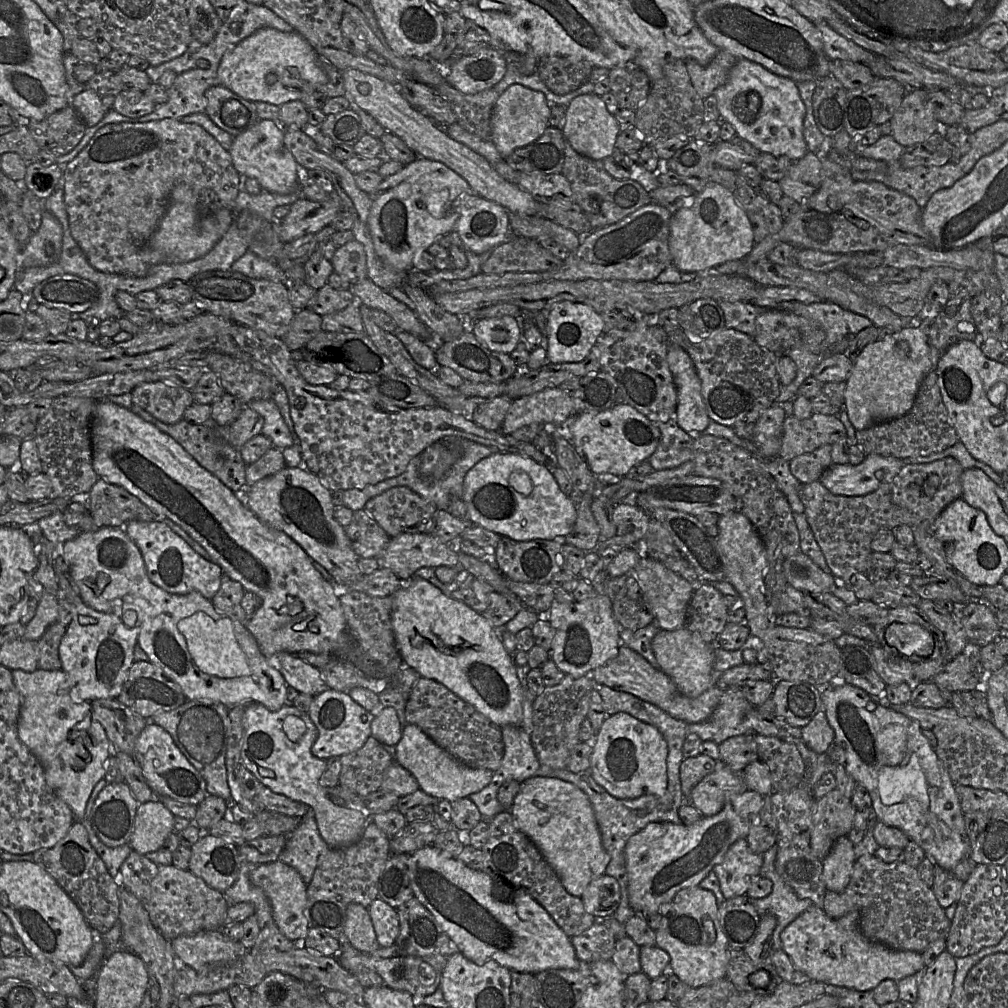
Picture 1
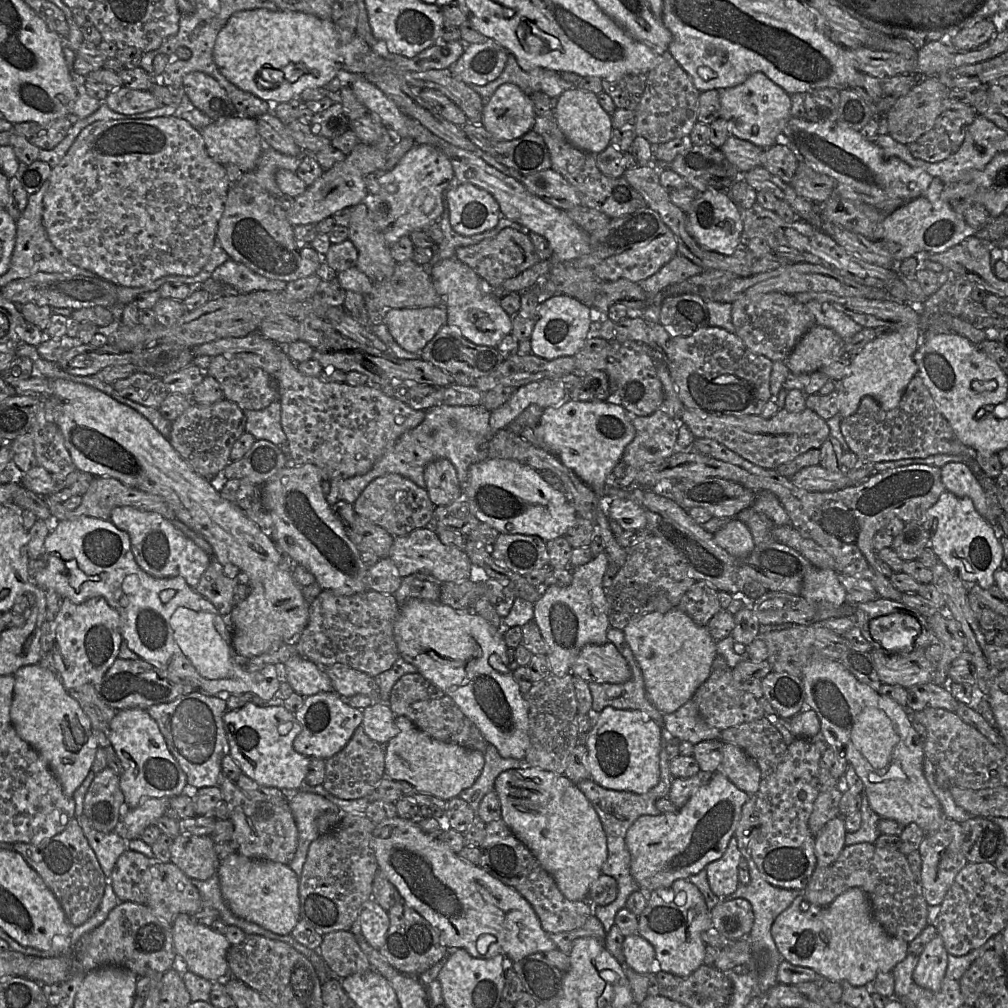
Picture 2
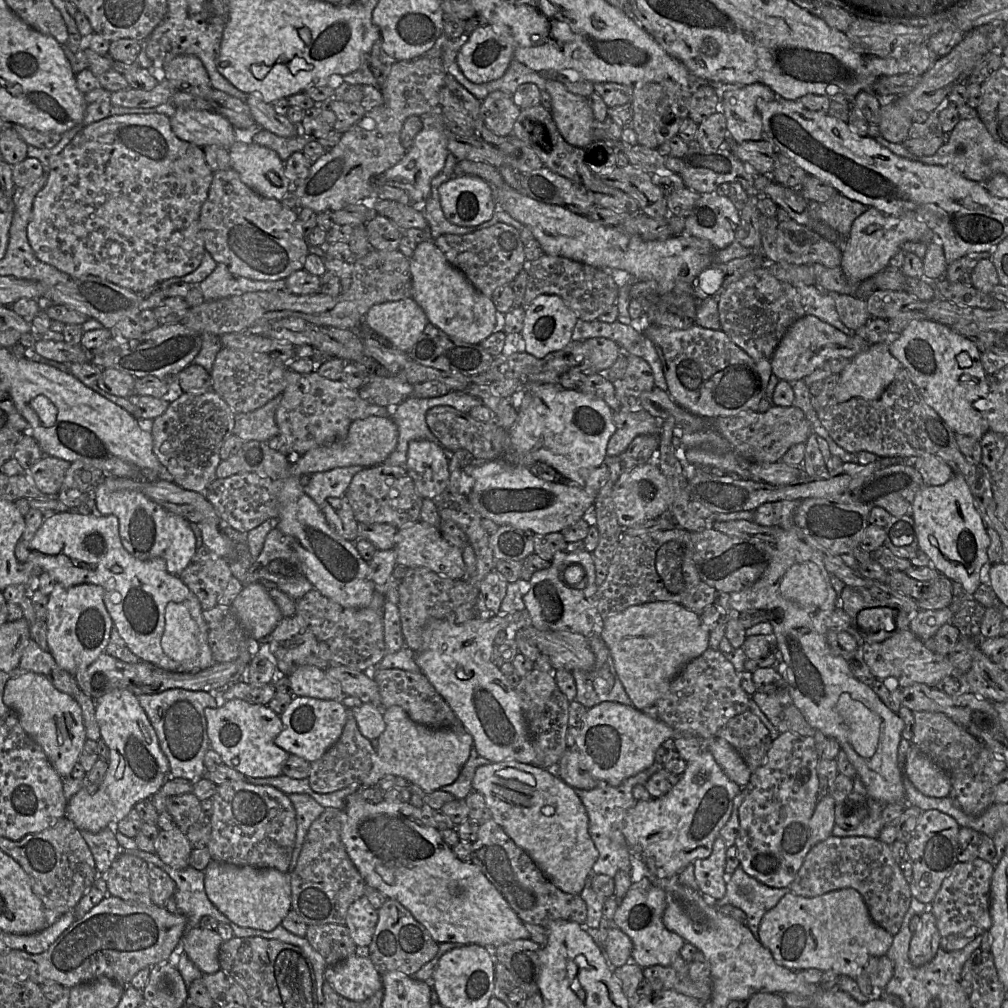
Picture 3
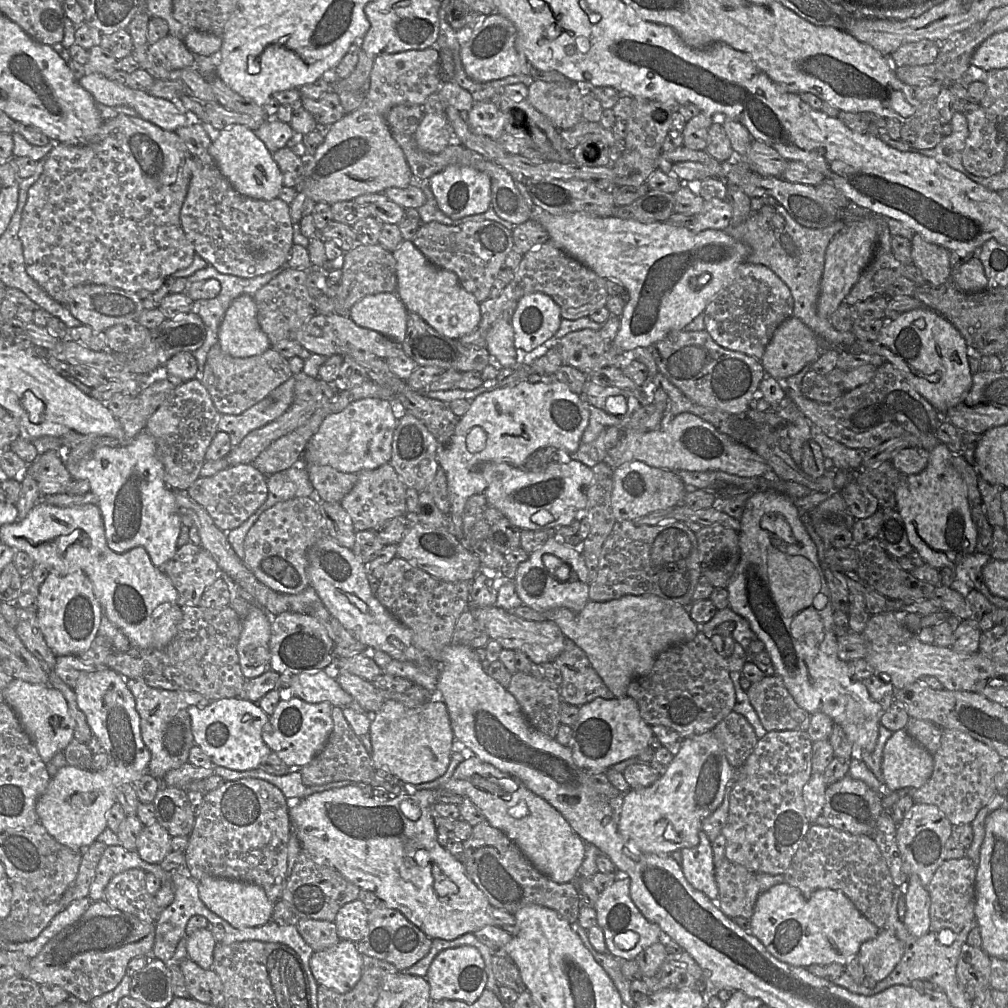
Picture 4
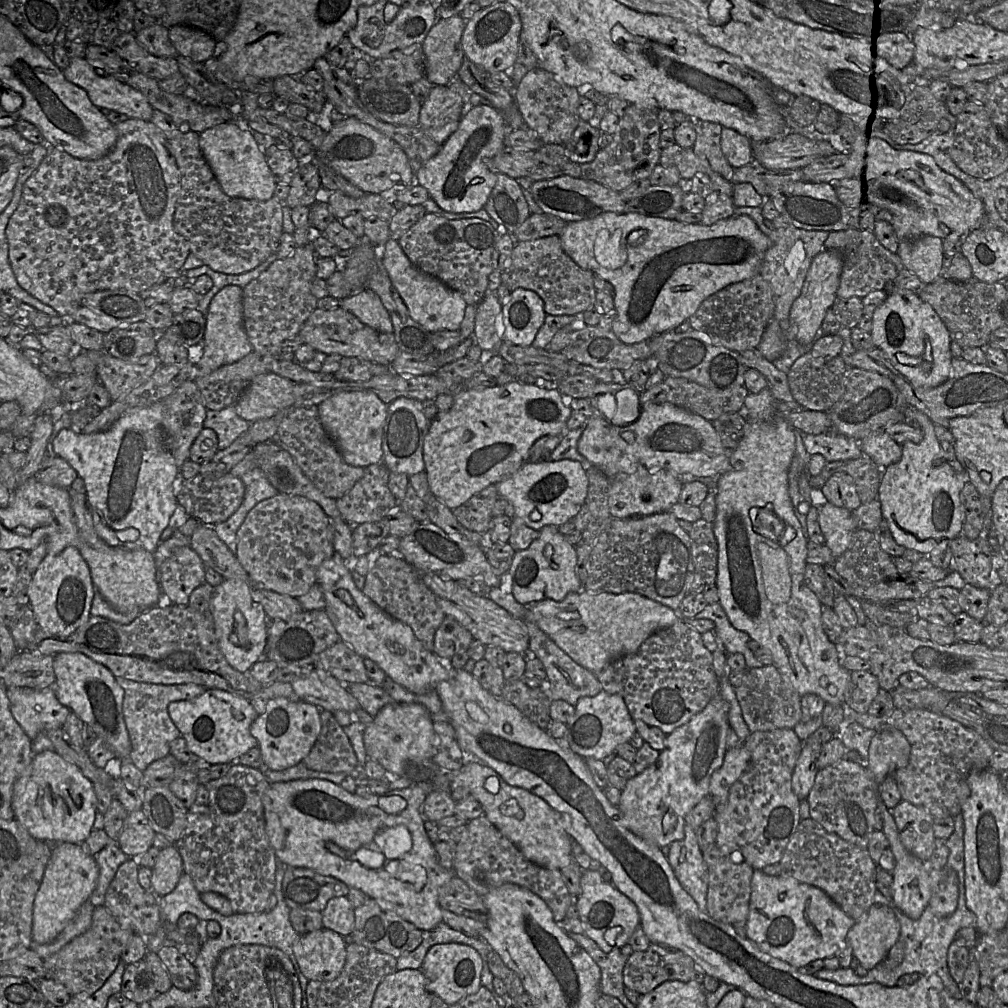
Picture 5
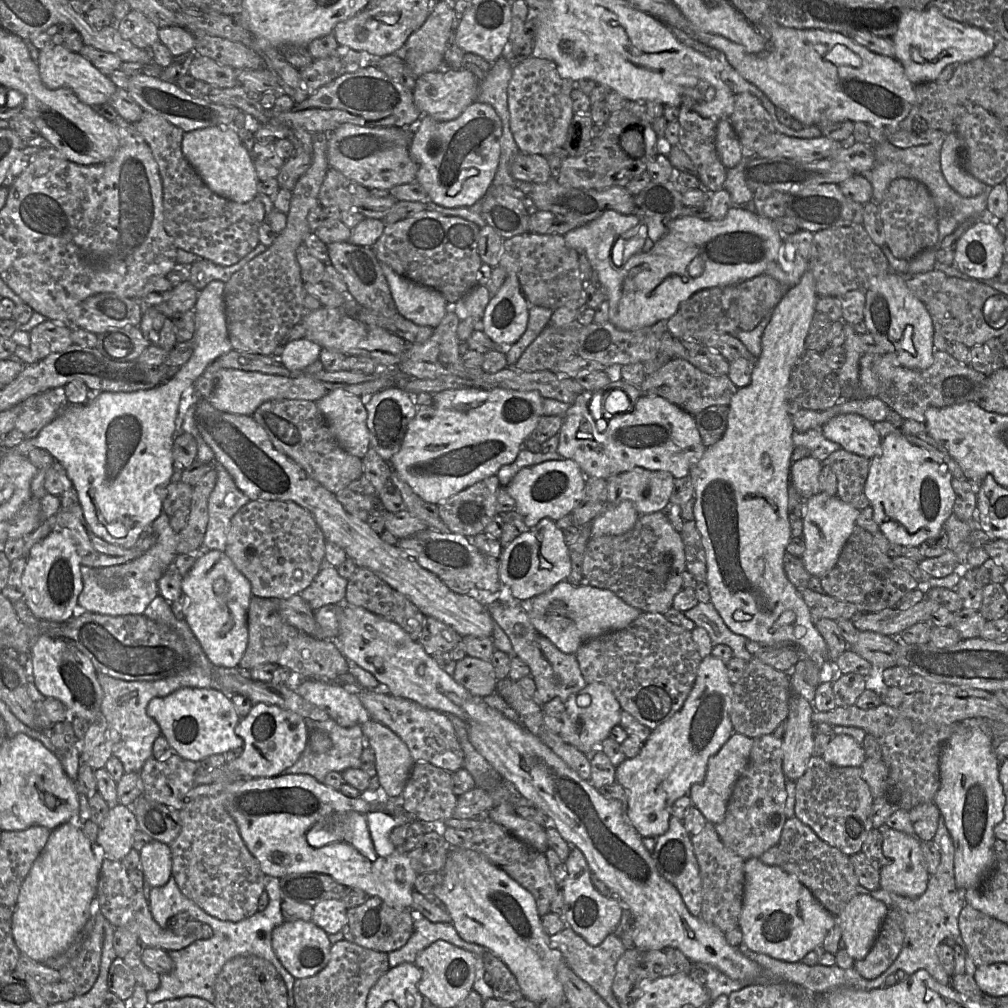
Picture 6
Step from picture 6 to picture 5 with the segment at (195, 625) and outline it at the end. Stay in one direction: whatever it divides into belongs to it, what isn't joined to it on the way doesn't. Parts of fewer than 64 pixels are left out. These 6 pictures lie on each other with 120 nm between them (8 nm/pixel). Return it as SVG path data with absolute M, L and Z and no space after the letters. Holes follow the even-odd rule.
M239 579L221 580L214 586L209 611L219 648L226 660L235 670L249 673L253 664L265 658L270 624L263 607L254 599L251 585Z

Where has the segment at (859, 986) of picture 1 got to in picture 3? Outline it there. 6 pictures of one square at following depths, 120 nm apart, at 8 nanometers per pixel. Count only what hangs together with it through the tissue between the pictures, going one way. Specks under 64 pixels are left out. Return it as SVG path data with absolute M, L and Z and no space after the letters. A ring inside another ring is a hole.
M843 888L814 898L793 892L785 894L774 908L764 914L758 930L758 940L771 952L777 963L791 970L816 968L822 972L830 970L856 979L865 971L871 957L887 954L893 943L893 935L871 919L864 899L857 890Z

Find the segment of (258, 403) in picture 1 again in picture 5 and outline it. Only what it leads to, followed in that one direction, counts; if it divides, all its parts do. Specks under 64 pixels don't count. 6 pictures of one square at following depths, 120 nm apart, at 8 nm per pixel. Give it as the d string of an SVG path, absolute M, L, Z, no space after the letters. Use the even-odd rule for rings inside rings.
M232 406L218 411L207 410L203 425L217 434L218 449L223 450L245 433L251 424L242 419Z

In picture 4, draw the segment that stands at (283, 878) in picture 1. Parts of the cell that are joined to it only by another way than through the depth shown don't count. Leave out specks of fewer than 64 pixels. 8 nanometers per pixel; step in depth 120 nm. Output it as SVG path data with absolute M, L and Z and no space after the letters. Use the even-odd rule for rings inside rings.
M205 876L199 881L199 895L212 912L235 928L262 926L272 919L274 903L267 898L263 888L254 883Z

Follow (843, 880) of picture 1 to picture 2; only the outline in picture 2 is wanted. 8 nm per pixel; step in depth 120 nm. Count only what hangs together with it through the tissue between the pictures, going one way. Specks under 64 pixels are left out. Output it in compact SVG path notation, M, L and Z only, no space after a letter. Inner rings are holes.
M841 815L828 821L814 838L817 865L832 864L840 855L845 844L846 829Z

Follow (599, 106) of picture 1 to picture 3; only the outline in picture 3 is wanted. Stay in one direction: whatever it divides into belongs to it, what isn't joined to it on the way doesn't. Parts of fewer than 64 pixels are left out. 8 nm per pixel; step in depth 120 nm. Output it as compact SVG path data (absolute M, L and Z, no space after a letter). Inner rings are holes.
M548 80L546 90L551 96L551 112L557 128L564 139L571 145L585 148L593 142L593 130L598 124L587 97L574 94L560 82Z

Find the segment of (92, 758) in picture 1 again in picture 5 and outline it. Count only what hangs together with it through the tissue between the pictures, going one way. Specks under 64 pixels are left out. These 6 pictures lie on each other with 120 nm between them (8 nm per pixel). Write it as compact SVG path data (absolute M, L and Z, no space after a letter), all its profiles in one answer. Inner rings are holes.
M10 687L7 689L7 697L13 717L31 740L48 730L61 728L71 712L59 702L52 688Z

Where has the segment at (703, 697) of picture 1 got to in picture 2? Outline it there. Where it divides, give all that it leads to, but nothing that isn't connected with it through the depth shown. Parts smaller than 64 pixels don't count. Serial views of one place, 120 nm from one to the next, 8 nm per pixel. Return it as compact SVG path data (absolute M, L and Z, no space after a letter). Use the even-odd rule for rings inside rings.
M614 644L585 645L572 664L570 674L586 682L619 684L631 676L630 667Z

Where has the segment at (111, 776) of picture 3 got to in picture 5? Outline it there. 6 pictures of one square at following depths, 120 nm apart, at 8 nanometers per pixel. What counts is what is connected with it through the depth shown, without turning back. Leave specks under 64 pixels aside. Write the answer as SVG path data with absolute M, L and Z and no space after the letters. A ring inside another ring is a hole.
M62 652L54 656L53 668L55 683L52 687L59 702L76 714L86 725L90 726L97 737L101 738L115 754L117 762L128 760L131 742L123 716L124 691L116 677L105 666L80 653ZM53 750L35 753L29 767L13 785L12 810L14 819L39 841L82 844L93 830L97 812L97 799L93 783L74 764L67 762Z

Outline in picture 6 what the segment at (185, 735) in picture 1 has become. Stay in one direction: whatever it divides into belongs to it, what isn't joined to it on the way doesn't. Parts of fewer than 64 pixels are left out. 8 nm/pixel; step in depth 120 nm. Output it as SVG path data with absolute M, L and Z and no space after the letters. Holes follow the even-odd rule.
M189 668L189 673L156 681L126 681L97 673L103 690L101 706L102 718L107 722L112 740L112 754L123 764L125 773L139 772L146 760L152 757L152 747L156 738L161 736L157 722L147 715L147 705L155 697L165 697L178 689L212 688L221 686L203 668Z

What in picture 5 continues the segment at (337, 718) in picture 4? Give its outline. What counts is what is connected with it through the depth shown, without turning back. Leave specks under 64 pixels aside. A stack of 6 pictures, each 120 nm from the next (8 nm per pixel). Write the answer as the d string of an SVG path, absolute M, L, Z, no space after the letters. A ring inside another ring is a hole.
M321 711L321 732L310 753L303 760L308 769L345 773L355 780L357 786L367 787L364 766L358 765L356 754L343 727L330 711Z

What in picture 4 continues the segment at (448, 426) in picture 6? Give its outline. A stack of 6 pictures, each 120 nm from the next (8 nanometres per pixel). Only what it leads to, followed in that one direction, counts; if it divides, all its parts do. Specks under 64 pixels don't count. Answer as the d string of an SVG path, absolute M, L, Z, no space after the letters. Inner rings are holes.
M557 379L534 384L519 381L486 391L471 400L469 410L459 418L450 441L438 446L438 462L446 474L450 501L447 530L458 539L464 537L462 516L466 502L487 488L487 481L478 467L486 463L522 467L533 452L548 446L572 454L578 450L589 420L587 404Z

